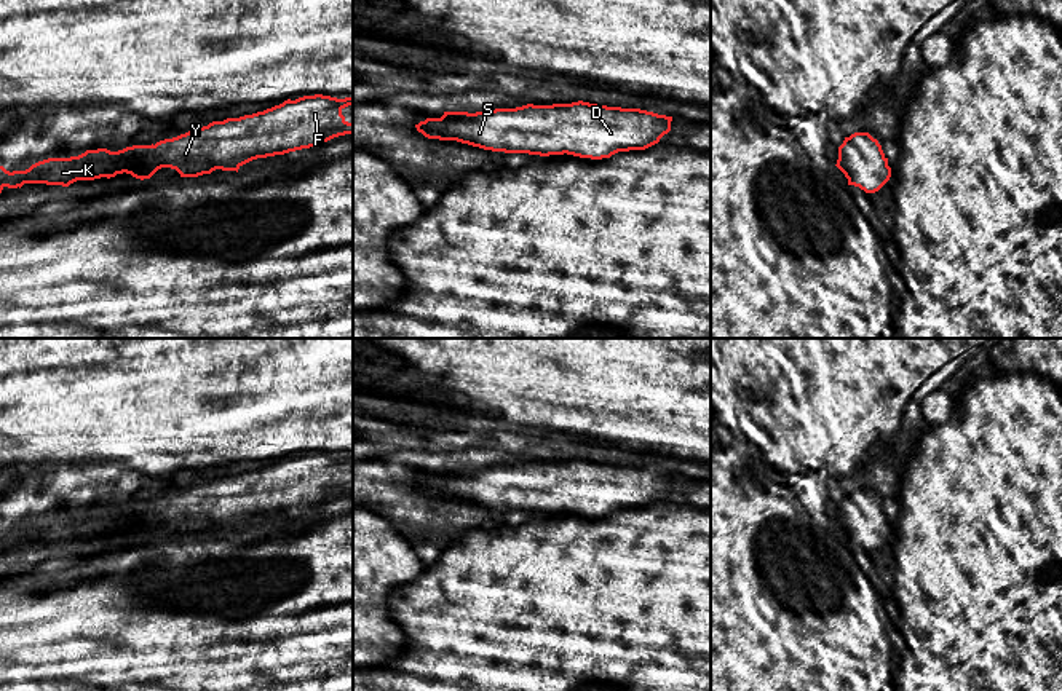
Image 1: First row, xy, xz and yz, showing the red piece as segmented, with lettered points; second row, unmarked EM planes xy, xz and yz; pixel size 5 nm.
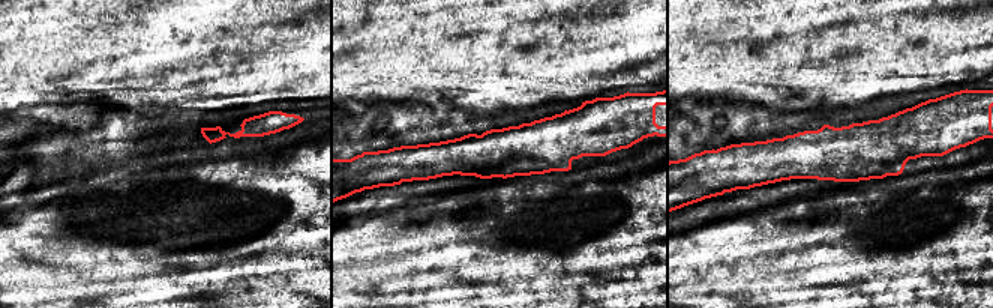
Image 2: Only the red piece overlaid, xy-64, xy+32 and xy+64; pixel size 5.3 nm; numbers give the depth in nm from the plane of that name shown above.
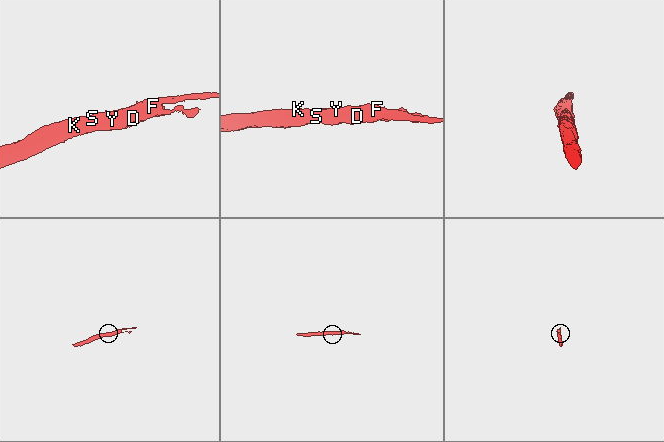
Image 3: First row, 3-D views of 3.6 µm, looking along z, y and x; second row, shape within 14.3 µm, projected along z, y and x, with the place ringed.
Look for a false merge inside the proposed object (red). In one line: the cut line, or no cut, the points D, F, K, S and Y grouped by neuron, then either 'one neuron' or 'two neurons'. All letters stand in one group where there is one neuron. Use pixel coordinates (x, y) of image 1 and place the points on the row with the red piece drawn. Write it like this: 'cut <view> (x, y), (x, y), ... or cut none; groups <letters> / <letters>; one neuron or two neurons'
cut none; groups D F K S Y; one neuron

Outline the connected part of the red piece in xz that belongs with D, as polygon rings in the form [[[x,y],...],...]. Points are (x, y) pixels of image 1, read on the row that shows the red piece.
[[[589,102],[495,109],[487,112],[444,112],[441,118],[426,118],[415,124],[428,139],[457,140],[473,147],[505,153],[573,155],[602,160],[618,152],[645,150],[671,131],[672,116],[640,109],[607,107]]]

